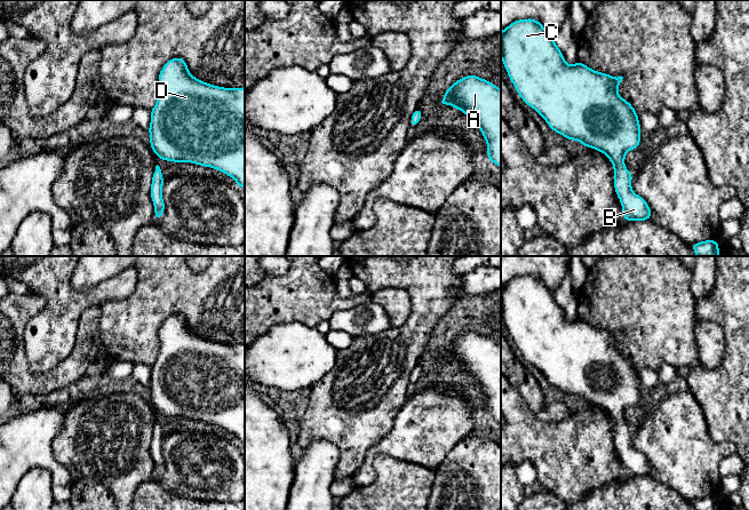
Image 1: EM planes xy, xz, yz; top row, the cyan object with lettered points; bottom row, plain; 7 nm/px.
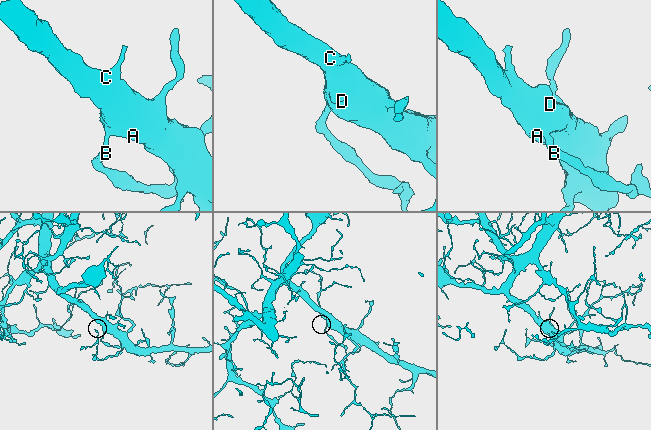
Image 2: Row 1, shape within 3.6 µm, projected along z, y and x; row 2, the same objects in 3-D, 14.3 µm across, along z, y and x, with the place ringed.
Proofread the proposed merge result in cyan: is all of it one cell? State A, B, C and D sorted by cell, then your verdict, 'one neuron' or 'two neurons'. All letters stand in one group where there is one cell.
A B C D; one neuron

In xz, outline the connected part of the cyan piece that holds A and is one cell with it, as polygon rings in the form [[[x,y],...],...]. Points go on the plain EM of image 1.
[[[465,332],[448,343],[444,350],[444,354],[438,358],[440,362],[448,361],[452,366],[457,364],[479,383],[487,399],[487,416],[493,417],[501,424],[501,345],[495,343],[491,337],[477,332]]]

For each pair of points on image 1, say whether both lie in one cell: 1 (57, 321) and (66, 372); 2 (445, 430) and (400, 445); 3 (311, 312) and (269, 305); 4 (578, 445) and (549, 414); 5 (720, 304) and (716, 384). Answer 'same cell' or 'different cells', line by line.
1: different cells
2: same cell
3: same cell
4: different cells
5: same cell

